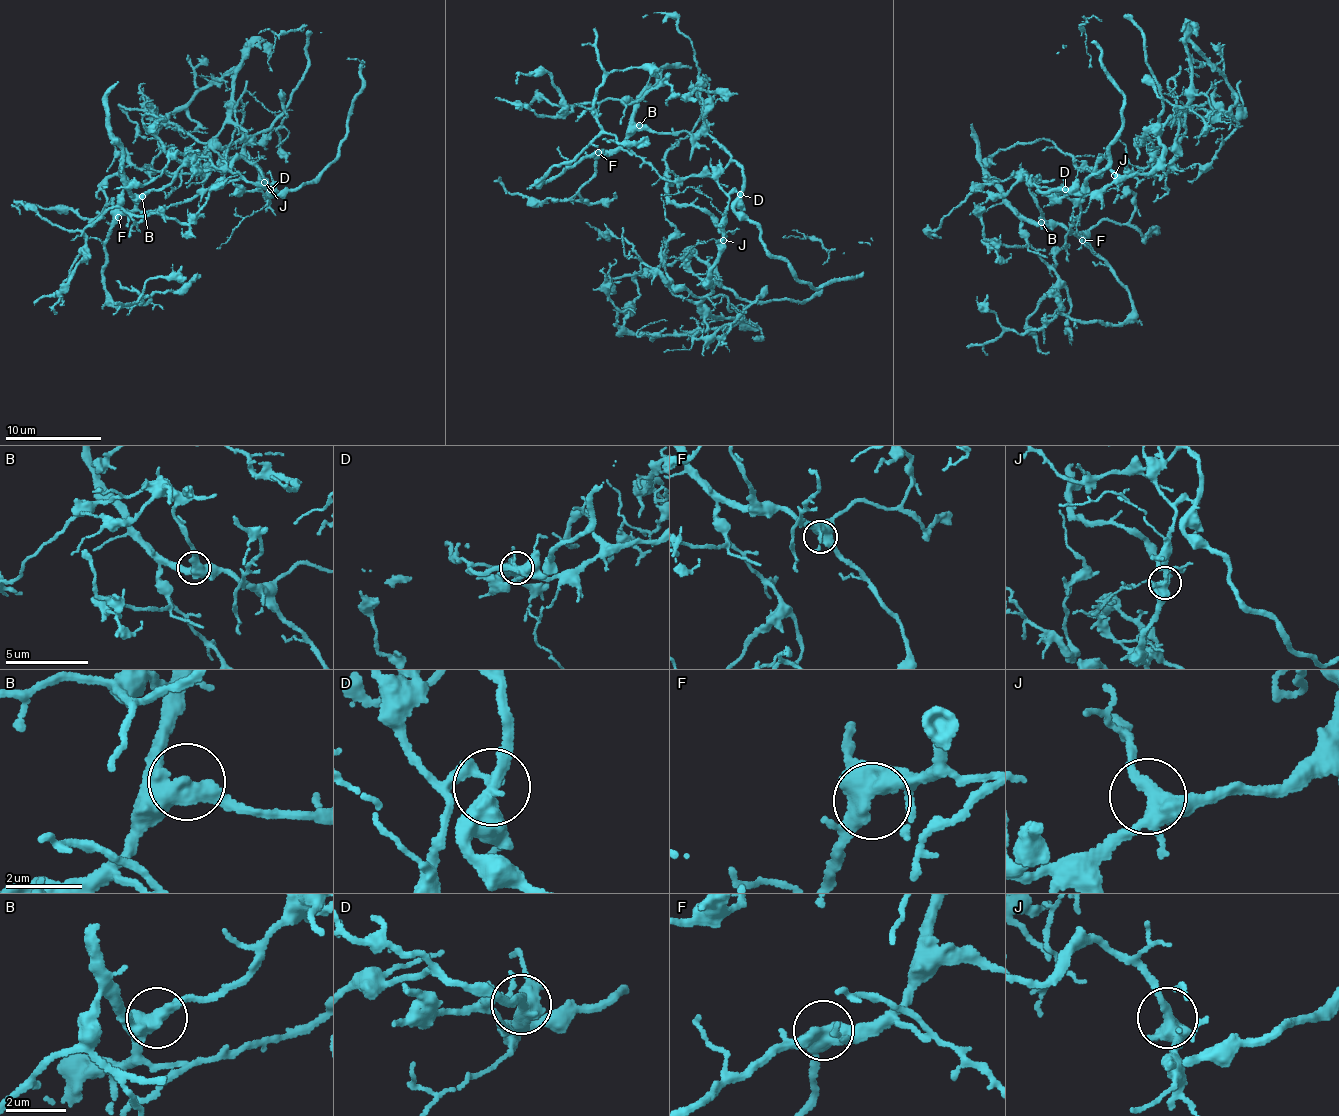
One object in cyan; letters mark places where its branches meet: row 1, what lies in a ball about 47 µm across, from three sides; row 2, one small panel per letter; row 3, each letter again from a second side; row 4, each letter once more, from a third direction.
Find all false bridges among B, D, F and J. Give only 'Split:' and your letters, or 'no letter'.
Split: D

